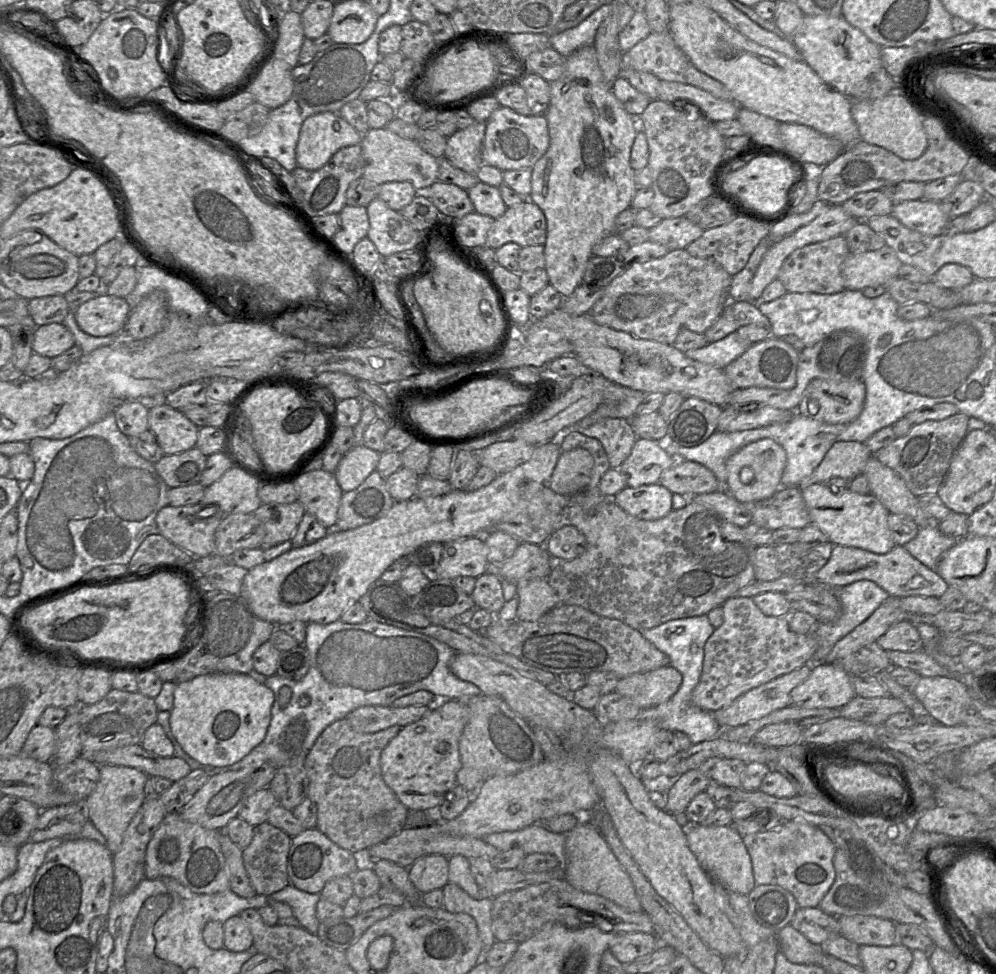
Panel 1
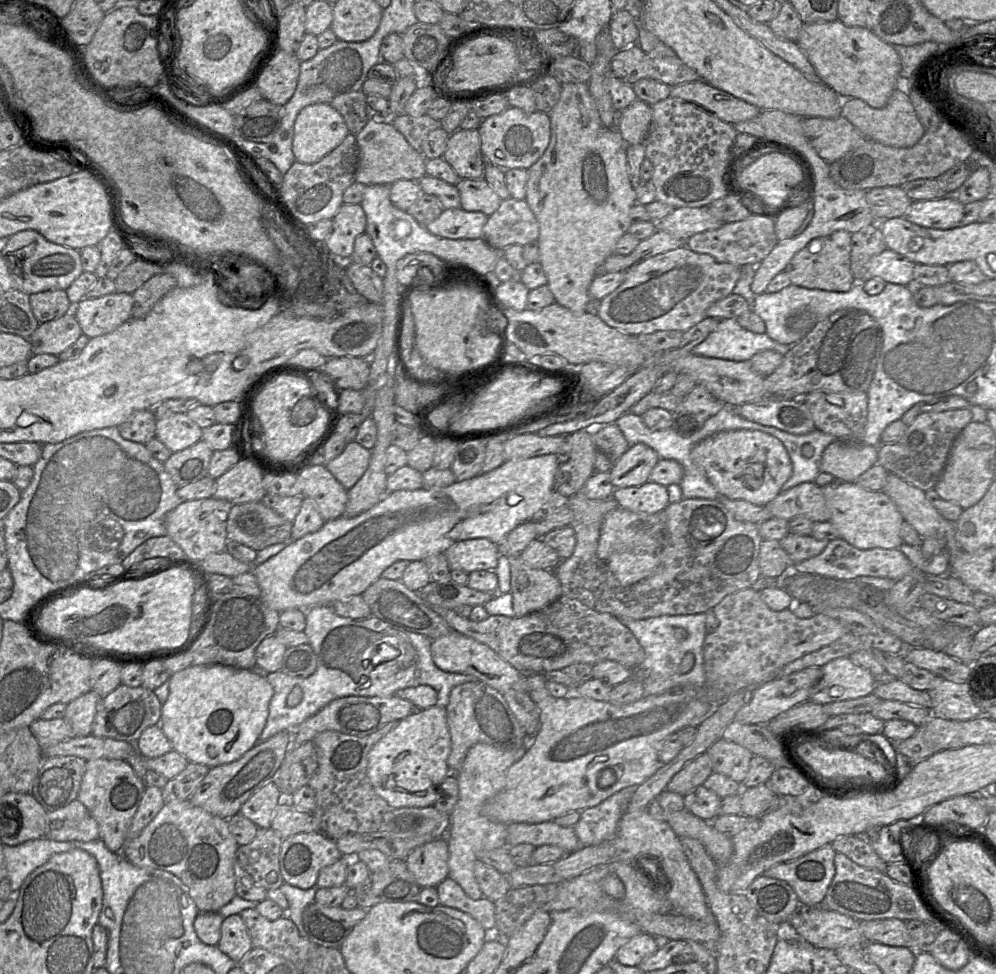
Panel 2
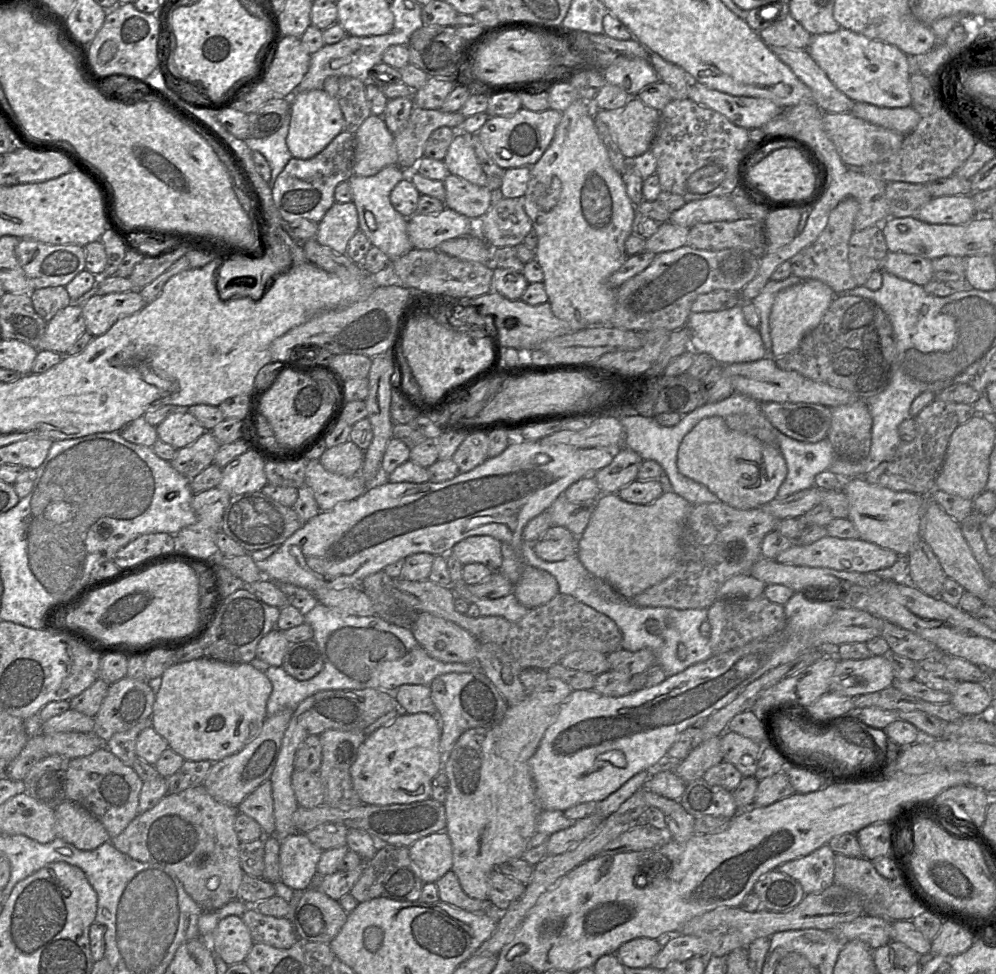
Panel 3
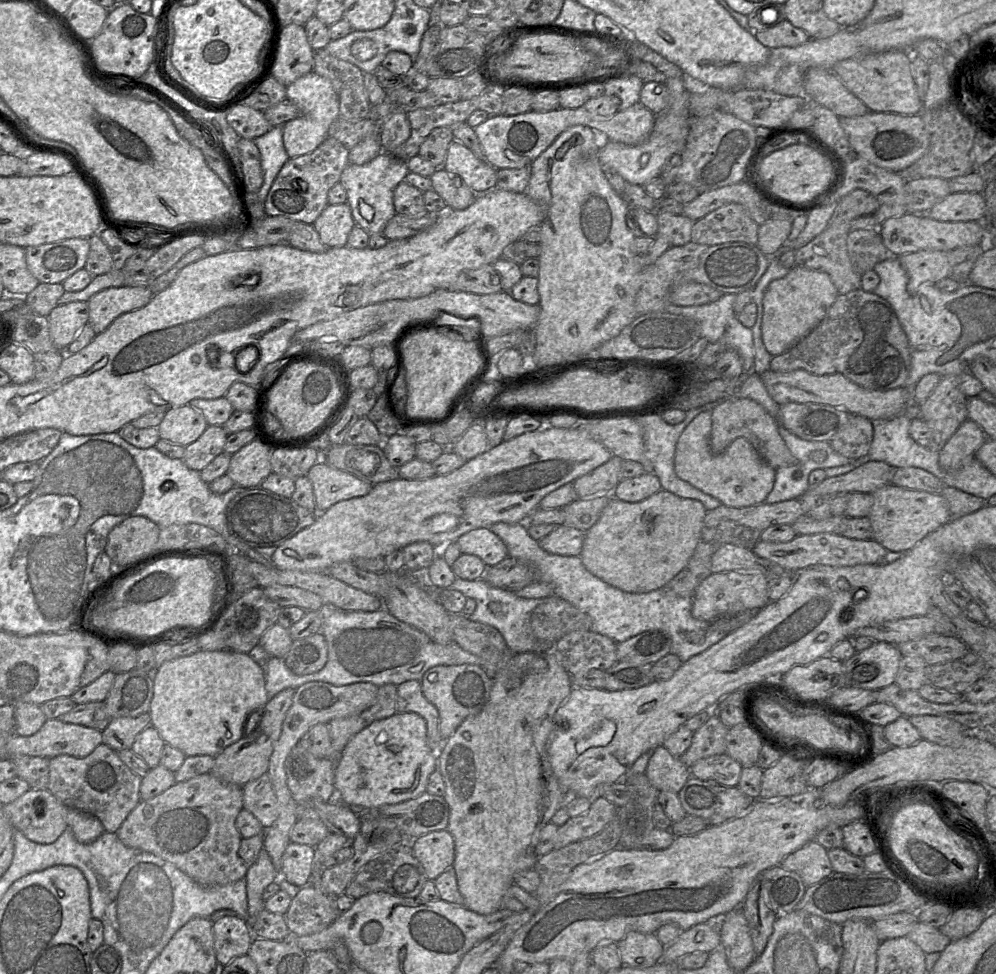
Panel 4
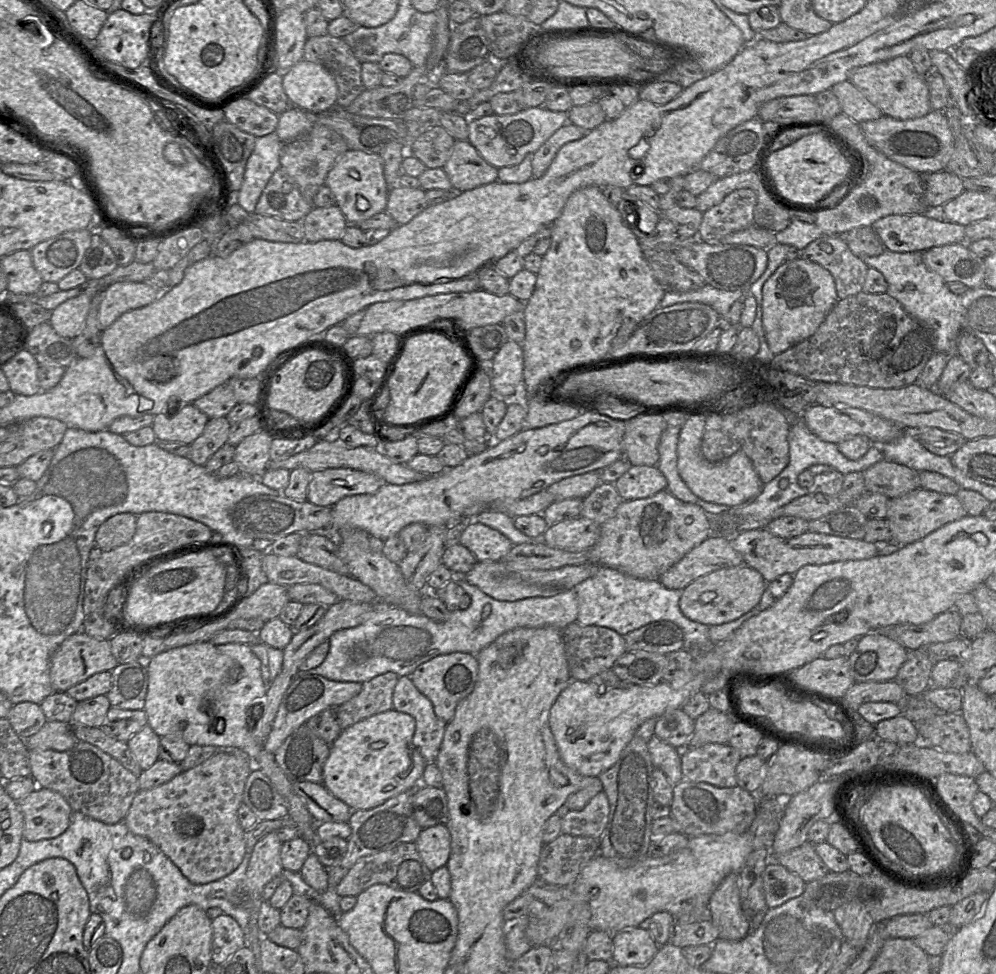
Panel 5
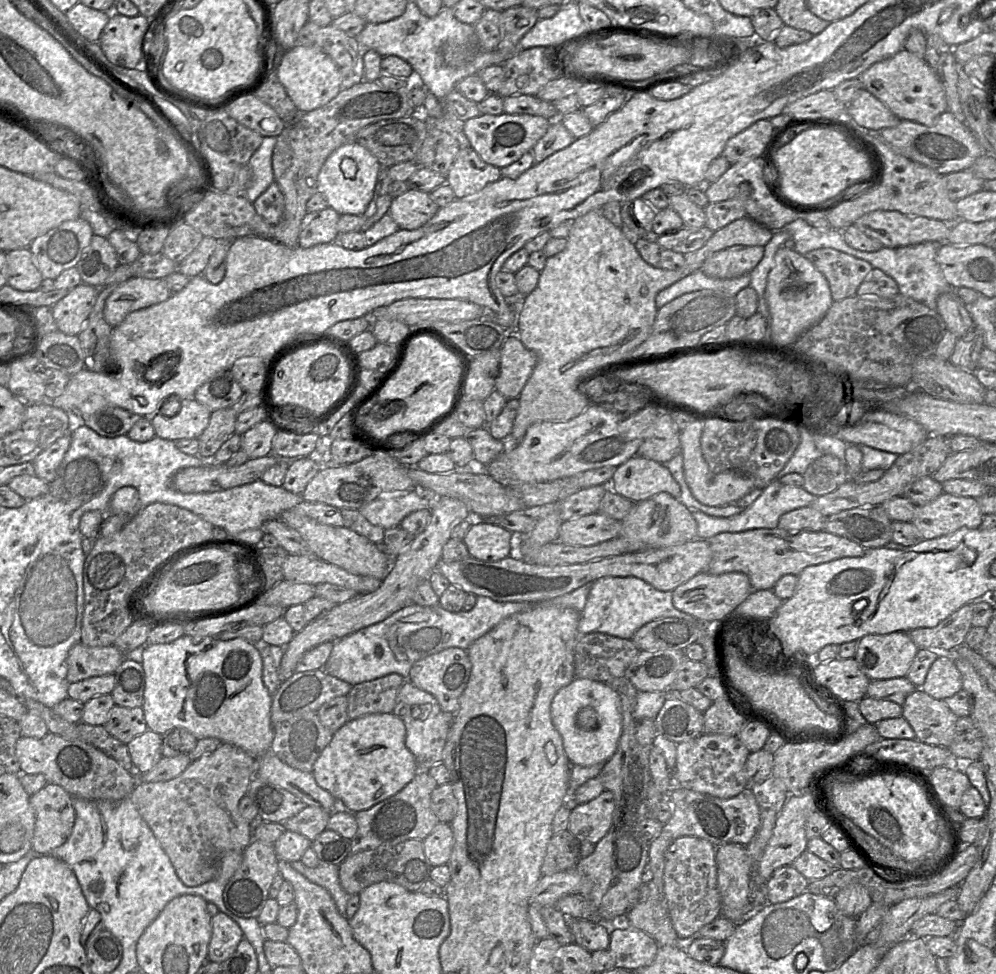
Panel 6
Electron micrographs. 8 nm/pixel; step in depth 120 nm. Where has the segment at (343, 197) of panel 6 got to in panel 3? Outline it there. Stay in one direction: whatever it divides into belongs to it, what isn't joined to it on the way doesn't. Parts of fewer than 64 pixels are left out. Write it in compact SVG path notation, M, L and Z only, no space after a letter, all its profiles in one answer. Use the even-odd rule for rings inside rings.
M389 165L373 176L352 175L349 186L352 192L352 202L358 213L359 230L390 259L388 266L381 272L373 274L377 286L399 284L399 278L393 268L393 261L408 253L412 248L407 235L407 218L395 210L390 202L390 193L395 185L405 178L410 171L405 171L398 165Z

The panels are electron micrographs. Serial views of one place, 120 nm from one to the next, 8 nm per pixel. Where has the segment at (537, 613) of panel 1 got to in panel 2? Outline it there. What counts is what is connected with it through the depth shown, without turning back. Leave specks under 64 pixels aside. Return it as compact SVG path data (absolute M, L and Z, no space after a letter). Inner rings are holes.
M508 556L510 562L513 610L516 617L542 610L562 595L555 574L546 569L527 566L520 558Z

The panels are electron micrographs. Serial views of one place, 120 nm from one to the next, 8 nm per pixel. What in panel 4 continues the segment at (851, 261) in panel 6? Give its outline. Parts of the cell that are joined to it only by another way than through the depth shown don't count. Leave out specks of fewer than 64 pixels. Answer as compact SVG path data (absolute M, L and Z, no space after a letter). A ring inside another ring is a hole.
M856 189L844 196L838 203L826 228L808 244L795 251L795 265L807 269L825 272L829 275L838 294L847 294L850 291L861 289L861 275L853 268L847 249L847 236L851 222L858 217L876 212L879 202L869 192Z

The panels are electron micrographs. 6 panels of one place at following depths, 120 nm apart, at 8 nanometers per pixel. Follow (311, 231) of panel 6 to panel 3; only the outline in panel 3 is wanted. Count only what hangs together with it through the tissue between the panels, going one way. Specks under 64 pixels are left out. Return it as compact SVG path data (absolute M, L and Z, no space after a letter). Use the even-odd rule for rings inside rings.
M335 202L318 223L314 239L337 253L346 254L349 240L358 230L358 213L355 204Z

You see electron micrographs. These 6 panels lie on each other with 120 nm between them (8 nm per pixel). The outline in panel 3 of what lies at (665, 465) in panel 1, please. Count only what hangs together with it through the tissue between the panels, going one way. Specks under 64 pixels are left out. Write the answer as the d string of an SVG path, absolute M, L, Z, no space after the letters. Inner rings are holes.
M621 447L614 452L614 458L608 466L591 475L602 494L617 494L621 488L637 479L642 461L636 452Z

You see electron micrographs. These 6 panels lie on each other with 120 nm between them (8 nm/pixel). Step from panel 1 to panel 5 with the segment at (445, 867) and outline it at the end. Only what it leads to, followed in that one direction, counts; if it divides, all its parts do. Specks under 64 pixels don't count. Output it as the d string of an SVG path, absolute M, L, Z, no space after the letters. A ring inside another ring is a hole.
M446 824L422 829L415 844L423 862L431 873L447 866L451 852L451 834Z

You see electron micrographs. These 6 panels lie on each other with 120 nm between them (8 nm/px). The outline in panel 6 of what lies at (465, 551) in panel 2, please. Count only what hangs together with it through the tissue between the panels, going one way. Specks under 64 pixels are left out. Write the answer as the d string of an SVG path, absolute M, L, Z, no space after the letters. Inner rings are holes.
M471 517L471 526L463 542L469 555L482 561L498 561L514 551L514 534L497 525L494 521L484 521Z

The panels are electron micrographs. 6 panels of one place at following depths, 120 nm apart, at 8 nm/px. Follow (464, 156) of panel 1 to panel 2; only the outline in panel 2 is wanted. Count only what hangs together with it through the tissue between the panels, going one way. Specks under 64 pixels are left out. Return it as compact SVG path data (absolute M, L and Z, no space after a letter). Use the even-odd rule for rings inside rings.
M458 129L451 133L442 158L461 179L484 178L485 159L481 153L478 129Z

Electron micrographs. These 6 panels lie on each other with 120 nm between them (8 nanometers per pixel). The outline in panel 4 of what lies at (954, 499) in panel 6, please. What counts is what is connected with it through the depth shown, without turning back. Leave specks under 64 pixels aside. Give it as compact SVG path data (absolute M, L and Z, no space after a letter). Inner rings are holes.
M887 484L875 490L872 496L874 501L868 515L872 526L872 539L888 551L907 551L928 533L952 519L948 502L940 494Z

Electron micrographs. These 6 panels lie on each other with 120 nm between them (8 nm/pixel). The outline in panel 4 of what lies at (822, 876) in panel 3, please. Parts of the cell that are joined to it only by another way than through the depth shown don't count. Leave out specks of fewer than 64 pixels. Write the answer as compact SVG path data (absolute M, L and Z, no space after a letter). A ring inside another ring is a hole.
M815 840L787 855L780 865L785 870L797 873L807 887L833 872L827 849Z

